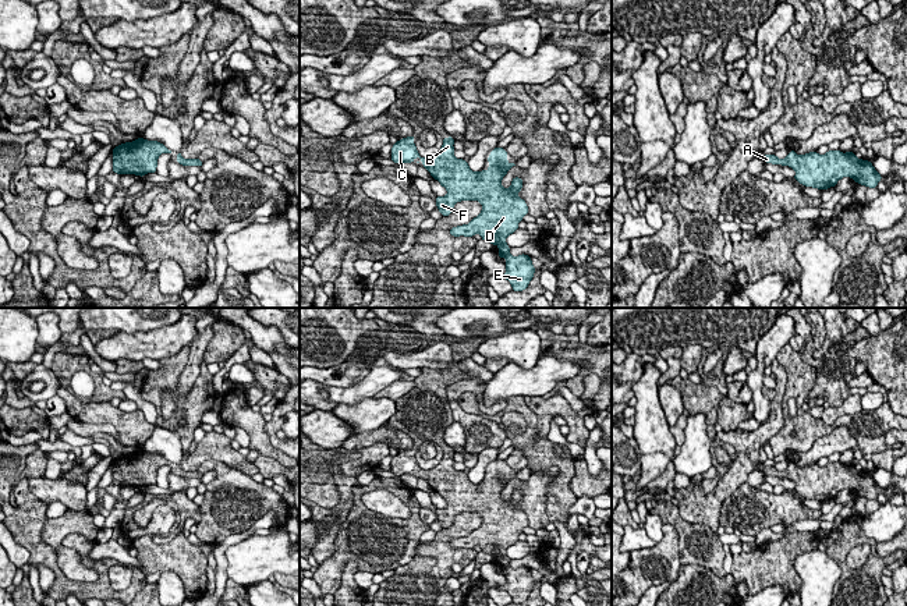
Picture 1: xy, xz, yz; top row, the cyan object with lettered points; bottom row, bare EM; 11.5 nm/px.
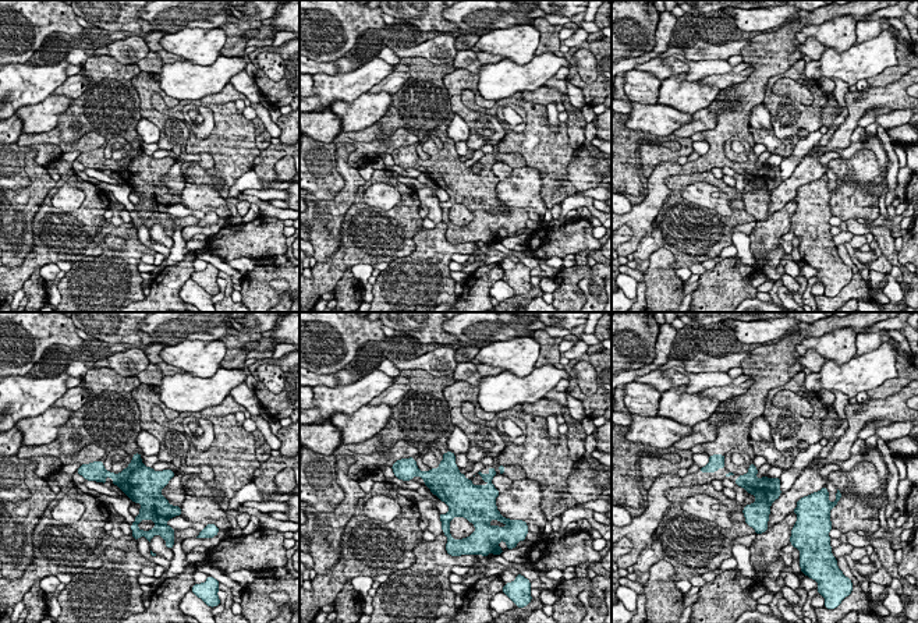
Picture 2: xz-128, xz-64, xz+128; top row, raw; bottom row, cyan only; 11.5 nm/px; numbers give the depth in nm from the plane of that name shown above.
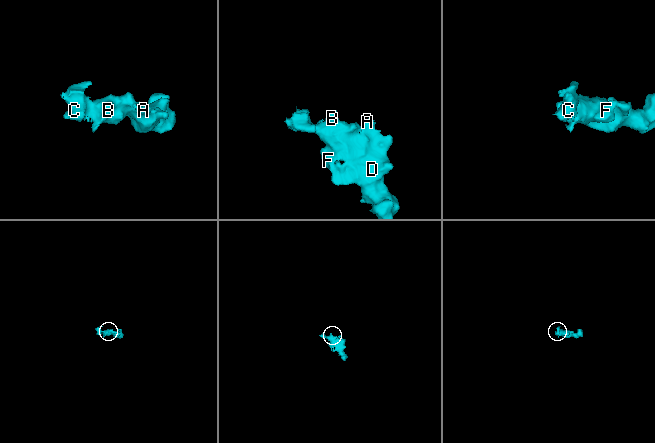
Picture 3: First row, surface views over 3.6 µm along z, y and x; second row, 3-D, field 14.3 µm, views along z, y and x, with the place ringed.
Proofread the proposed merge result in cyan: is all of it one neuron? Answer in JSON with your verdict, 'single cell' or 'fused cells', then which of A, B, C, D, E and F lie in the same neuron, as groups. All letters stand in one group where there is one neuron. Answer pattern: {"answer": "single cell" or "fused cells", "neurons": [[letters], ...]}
{"answer": "single cell", "neurons": [["A", "B", "C", "D", "E", "F"]]}

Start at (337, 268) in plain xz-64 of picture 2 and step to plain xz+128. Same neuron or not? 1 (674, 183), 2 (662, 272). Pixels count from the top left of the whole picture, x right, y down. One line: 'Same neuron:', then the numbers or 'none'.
Same neuron: 1

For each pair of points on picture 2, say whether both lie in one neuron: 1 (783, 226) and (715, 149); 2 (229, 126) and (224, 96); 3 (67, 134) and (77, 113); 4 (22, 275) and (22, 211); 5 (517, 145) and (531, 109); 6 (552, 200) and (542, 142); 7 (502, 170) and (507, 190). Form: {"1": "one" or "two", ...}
{"1": "two", "2": "two", "3": "one", "4": "two", "5": "one", "6": "one", "7": "two"}

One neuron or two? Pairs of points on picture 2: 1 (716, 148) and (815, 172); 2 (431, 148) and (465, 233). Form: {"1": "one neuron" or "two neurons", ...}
{"1": "two neurons", "2": "one neuron"}

